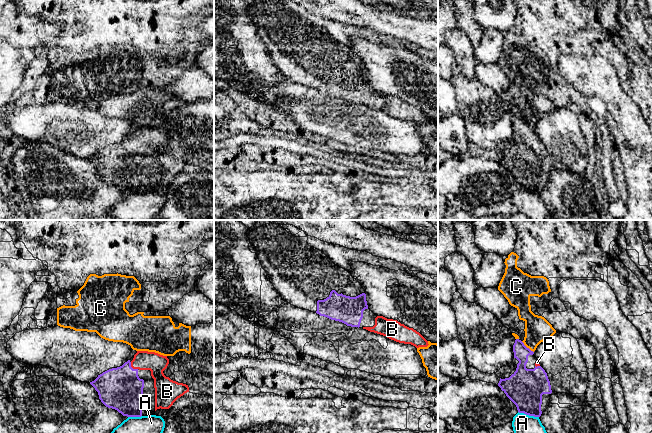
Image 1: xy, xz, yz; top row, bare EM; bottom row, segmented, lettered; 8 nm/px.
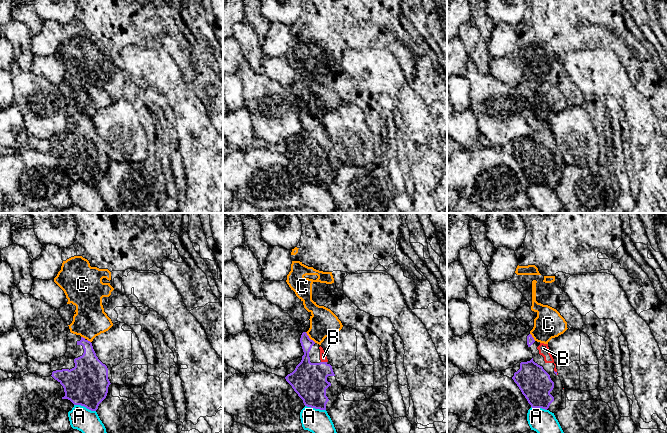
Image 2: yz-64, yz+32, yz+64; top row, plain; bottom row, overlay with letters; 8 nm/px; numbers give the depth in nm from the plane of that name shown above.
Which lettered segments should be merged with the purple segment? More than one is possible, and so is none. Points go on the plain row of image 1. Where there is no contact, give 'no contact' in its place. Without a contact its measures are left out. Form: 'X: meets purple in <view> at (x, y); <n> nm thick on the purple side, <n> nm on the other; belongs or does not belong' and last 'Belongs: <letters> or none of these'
A: meets purple in yz at (528, 190); 300 nm thick on the purple side, 200 nm on the other; does not belong
B: meets purple in xy at (131, 143); 340 nm thick on the purple side, 160 nm on the other; belongs
C: meets purple in yz at (526, 123); 170 nm thick on the purple side, 200 nm on the other; does not belong
Belongs: B

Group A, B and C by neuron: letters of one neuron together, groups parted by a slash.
A / B / C

